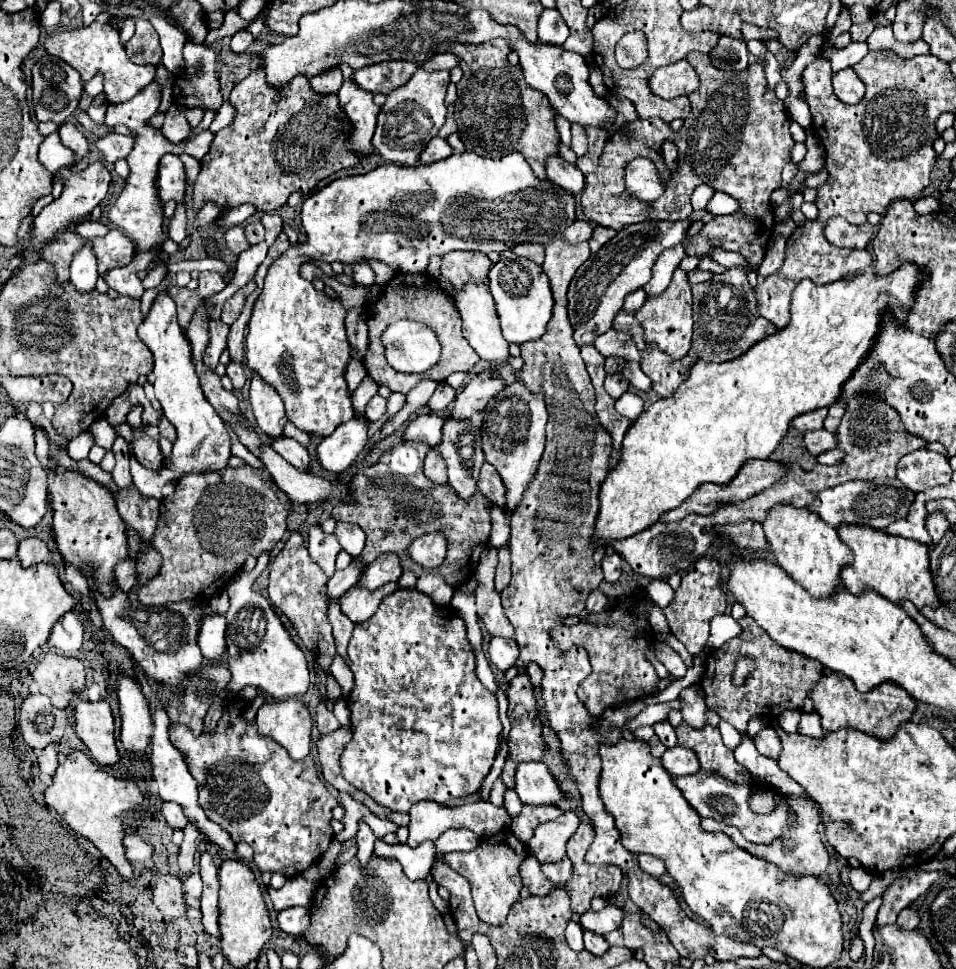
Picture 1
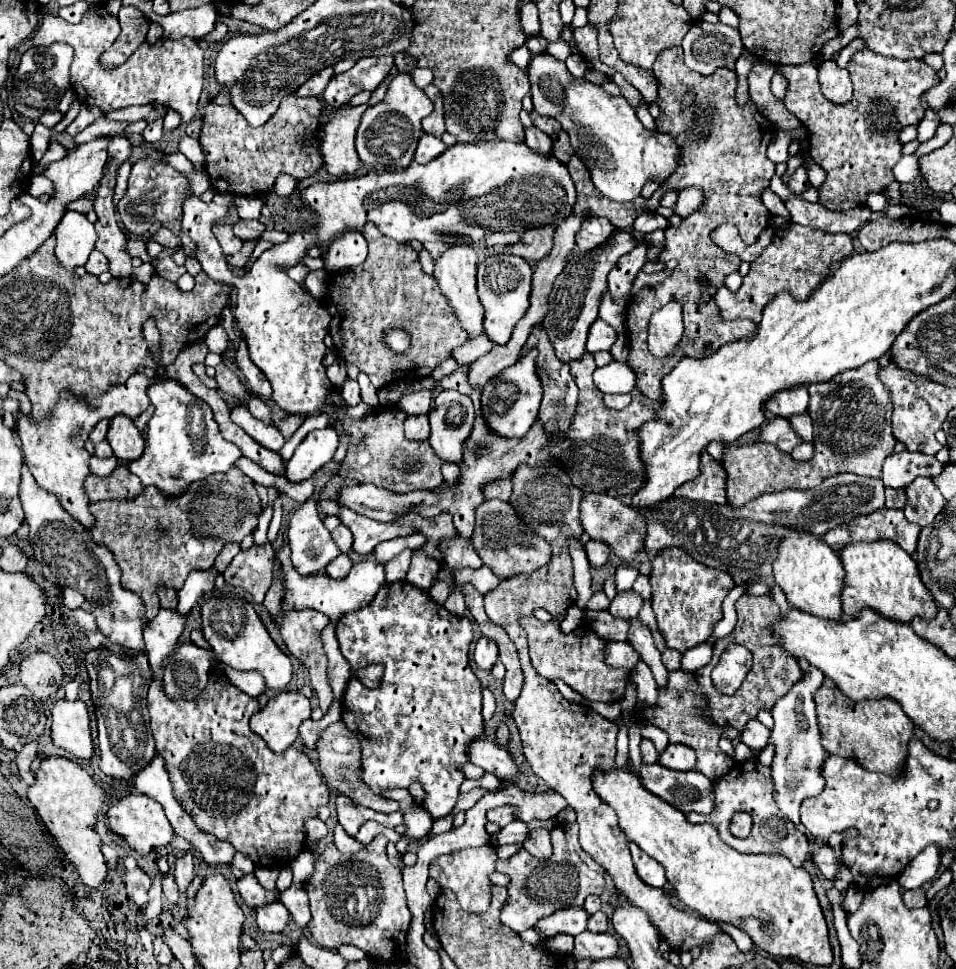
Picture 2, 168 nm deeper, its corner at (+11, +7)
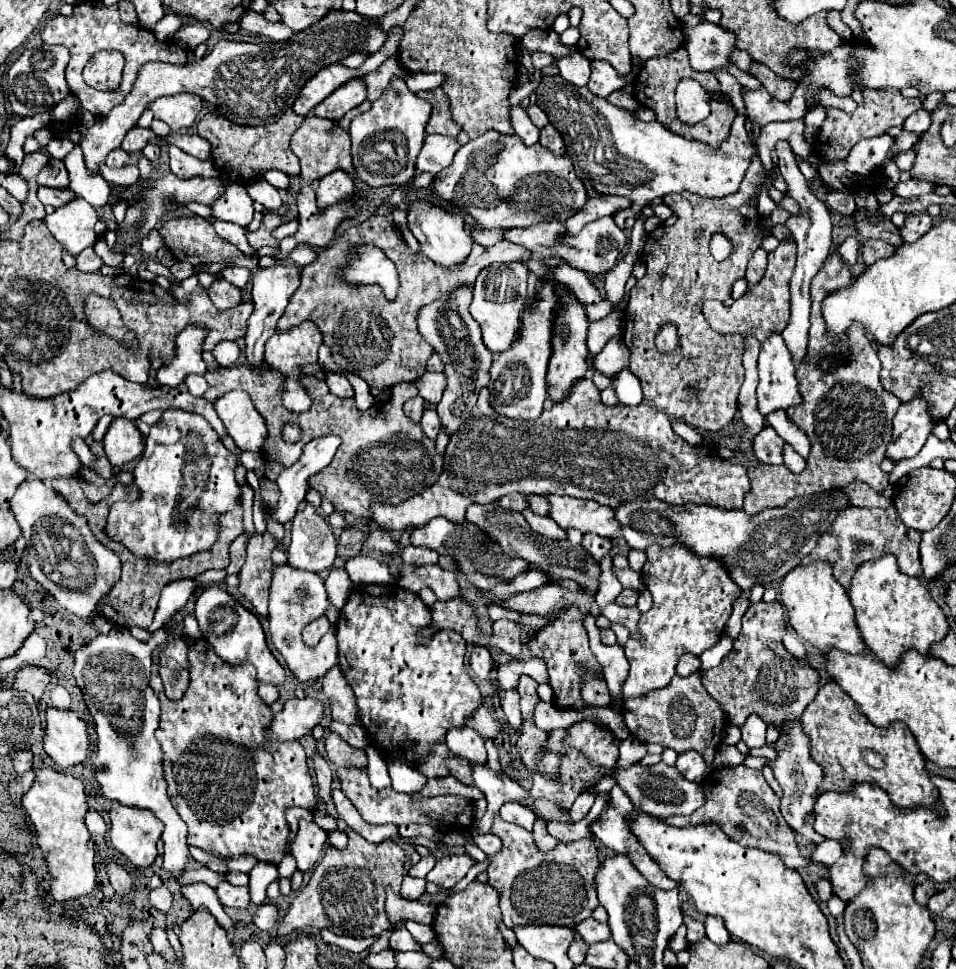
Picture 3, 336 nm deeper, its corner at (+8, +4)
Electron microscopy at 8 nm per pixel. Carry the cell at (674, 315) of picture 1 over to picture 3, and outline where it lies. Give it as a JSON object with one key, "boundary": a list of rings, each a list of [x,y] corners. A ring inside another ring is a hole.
{"boundary":[[[666,324],[660,328],[658,336],[656,336],[656,346],[660,352],[674,352],[674,348],[678,346],[678,334],[676,328]]]}

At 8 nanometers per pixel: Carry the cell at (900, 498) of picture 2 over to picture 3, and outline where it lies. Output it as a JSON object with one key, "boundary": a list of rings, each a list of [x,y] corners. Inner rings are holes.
{"boundary":[[[854,482],[842,488],[842,492],[846,494],[846,498],[850,500],[852,506],[856,508],[889,508],[894,505],[892,499],[883,496],[882,493],[872,490],[867,484],[862,482]]]}

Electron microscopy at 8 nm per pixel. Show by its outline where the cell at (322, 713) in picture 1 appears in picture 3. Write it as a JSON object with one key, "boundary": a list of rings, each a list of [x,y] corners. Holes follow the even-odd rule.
{"boundary":[[[320,754],[314,756],[314,776],[318,784],[318,796],[326,806],[326,816],[332,816],[336,820],[338,830],[348,836],[348,846],[342,852],[334,848],[328,848],[324,852],[324,858],[314,868],[308,886],[298,892],[290,910],[280,920],[280,926],[278,926],[280,938],[292,934],[294,930],[308,930],[308,928],[320,928],[320,930],[326,928],[338,936],[350,936],[352,932],[356,936],[356,932],[364,932],[366,926],[388,924],[388,918],[384,912],[386,888],[392,888],[394,892],[398,892],[404,876],[406,854],[394,840],[370,844],[362,836],[352,832],[342,818],[338,818],[338,812],[332,802],[332,788],[330,788],[332,770],[328,762],[322,760]]]}

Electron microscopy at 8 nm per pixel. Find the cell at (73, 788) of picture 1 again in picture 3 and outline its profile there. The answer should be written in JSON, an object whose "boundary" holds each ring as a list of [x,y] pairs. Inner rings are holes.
{"boundary":[[[40,768],[36,770],[36,780],[32,788],[22,796],[22,808],[26,810],[28,818],[34,824],[35,834],[38,836],[38,848],[42,850],[42,856],[48,864],[48,872],[52,876],[50,894],[54,896],[54,900],[60,902],[60,900],[70,900],[76,896],[90,894],[92,888],[96,886],[96,868],[94,868],[96,852],[94,846],[90,844],[90,834],[84,824],[84,814],[88,812],[88,806],[86,806],[82,782],[70,774],[62,774],[52,768]]]}

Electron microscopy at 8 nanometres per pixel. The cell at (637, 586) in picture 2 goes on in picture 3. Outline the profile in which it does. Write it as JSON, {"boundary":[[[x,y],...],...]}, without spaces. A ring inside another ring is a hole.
{"boundary":[[[612,566],[612,572],[614,572],[614,576],[618,578],[618,582],[622,584],[622,588],[638,588],[638,590],[642,590],[642,588],[644,588],[640,574],[638,574],[638,572],[634,572],[632,568],[618,570],[618,568],[614,568],[614,566]]]}

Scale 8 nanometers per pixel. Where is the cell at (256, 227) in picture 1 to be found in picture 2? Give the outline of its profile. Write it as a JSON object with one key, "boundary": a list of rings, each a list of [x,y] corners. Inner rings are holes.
{"boundary":[[[237,221],[233,227],[233,233],[239,239],[257,239],[265,231],[265,225],[261,221]]]}

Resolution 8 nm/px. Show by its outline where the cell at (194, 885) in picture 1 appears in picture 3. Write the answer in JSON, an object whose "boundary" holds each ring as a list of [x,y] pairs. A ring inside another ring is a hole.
{"boundary":[[[160,886],[148,894],[148,904],[150,904],[150,908],[166,914],[172,906],[172,894],[168,892],[166,886]]]}

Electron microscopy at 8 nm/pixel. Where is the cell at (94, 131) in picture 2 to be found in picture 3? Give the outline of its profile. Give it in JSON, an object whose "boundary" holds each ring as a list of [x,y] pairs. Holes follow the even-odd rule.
{"boundary":[[[52,138],[52,140],[44,146],[44,150],[46,150],[52,158],[56,158],[56,160],[66,158],[72,148],[74,148],[74,142],[64,140],[64,138]]]}

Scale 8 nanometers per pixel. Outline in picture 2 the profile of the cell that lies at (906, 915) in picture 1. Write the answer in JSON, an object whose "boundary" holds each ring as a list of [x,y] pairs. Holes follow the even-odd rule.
{"boundary":[[[919,887],[919,889],[911,889],[911,891],[905,891],[905,893],[903,893],[903,903],[905,903],[909,909],[919,909],[919,907],[927,905],[925,889],[923,889],[923,887]]]}

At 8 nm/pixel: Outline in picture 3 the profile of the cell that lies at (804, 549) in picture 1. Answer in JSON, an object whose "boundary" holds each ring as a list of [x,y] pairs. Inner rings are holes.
{"boundary":[[[812,562],[810,566],[796,566],[780,584],[780,602],[786,610],[788,624],[810,642],[820,654],[828,654],[832,648],[846,654],[866,654],[868,648],[862,640],[858,624],[854,620],[854,608],[846,590],[834,580],[832,566],[828,562]]]}

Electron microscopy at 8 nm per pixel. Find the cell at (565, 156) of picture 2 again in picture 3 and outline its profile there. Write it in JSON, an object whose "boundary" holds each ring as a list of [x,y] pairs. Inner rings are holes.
{"boundary":[[[546,124],[542,130],[540,130],[540,140],[538,140],[542,146],[546,146],[548,150],[552,150],[554,154],[564,154],[566,148],[564,148],[564,142],[562,142],[562,136],[556,132],[556,128],[552,124]]]}

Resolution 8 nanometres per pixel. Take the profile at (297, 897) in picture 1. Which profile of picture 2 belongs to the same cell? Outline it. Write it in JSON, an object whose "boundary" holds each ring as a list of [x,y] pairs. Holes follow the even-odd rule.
{"boundary":[[[253,873],[245,875],[243,879],[239,879],[237,887],[239,887],[239,893],[245,899],[245,903],[249,907],[253,907],[253,909],[257,909],[261,905],[267,905],[267,903],[273,903],[275,899],[279,899],[279,889],[267,891],[265,887],[261,887],[261,883],[255,879]]]}

